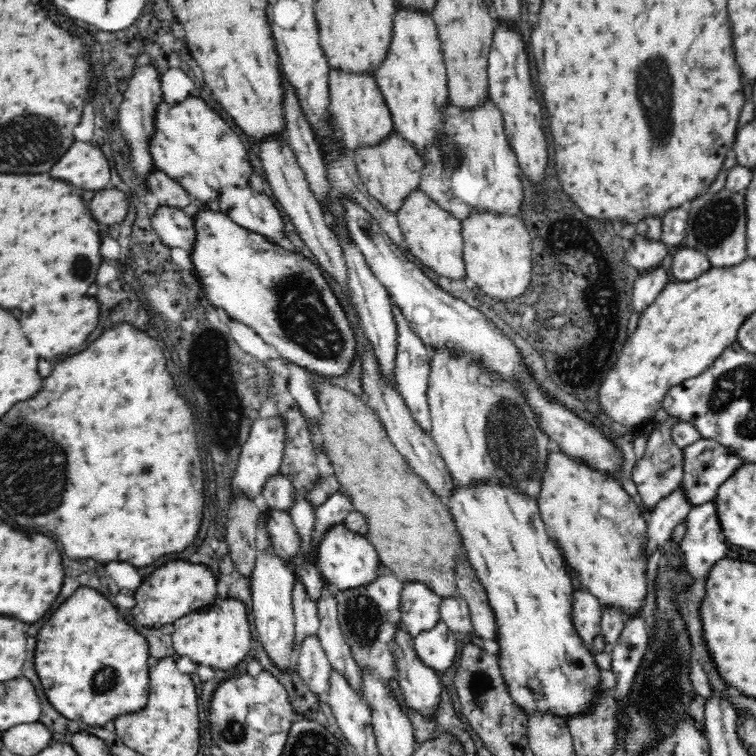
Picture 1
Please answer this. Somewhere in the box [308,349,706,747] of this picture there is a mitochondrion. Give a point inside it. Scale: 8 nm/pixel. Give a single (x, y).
(661, 688)

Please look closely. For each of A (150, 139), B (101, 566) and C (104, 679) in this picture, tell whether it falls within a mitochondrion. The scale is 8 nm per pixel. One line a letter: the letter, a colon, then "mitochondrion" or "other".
A: other
B: other
C: mitochondrion

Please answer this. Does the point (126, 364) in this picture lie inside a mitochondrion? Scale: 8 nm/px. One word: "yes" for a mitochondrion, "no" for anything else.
no

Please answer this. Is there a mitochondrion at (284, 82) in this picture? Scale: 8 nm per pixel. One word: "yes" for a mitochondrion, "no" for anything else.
no

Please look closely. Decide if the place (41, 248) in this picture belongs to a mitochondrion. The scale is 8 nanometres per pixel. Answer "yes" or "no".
no

